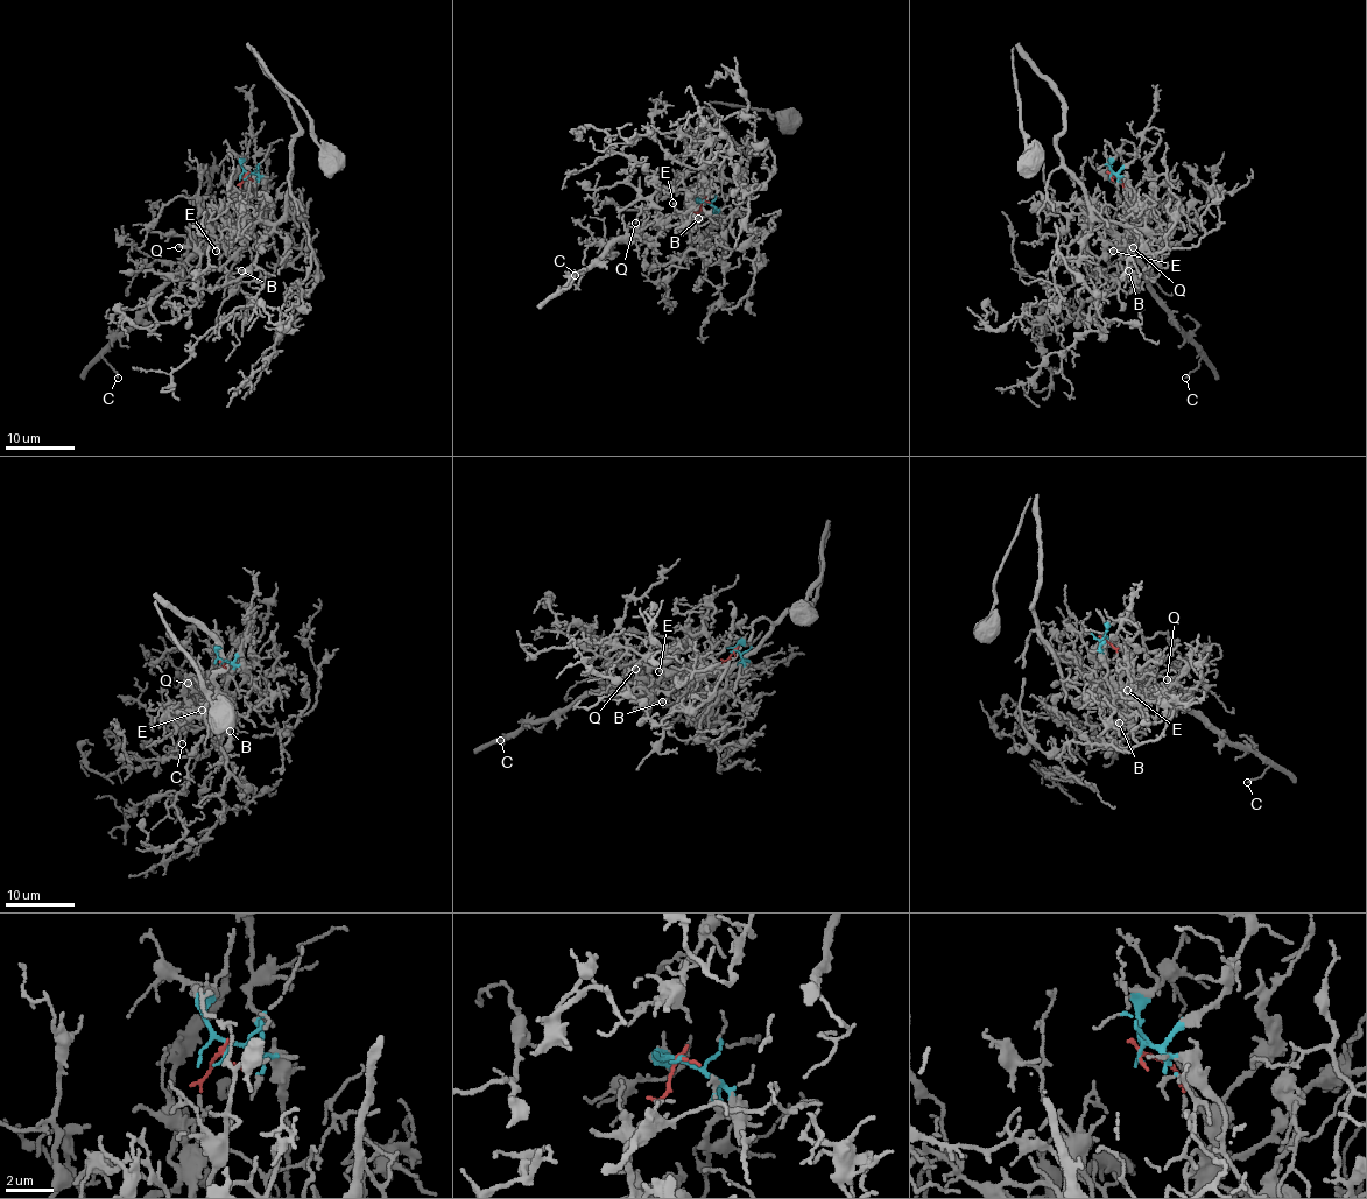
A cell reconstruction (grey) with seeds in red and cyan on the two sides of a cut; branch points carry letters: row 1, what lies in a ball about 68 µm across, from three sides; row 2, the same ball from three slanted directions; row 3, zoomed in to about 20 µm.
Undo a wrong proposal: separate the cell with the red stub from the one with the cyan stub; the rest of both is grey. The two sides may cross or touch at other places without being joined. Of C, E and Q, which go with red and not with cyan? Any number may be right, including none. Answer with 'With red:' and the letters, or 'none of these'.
With red: C, E, Q

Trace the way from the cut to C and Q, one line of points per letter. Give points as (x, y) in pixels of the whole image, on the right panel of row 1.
C: (1111, 176), (1122, 183), (1128, 202), (1126, 241), (1129, 252), (1161, 307), (1198, 353), (1199, 365), (1184, 376)
Q: (1111, 176), (1122, 183), (1128, 202), (1126, 241), (1133, 253), (1125, 248), (1133, 246)

